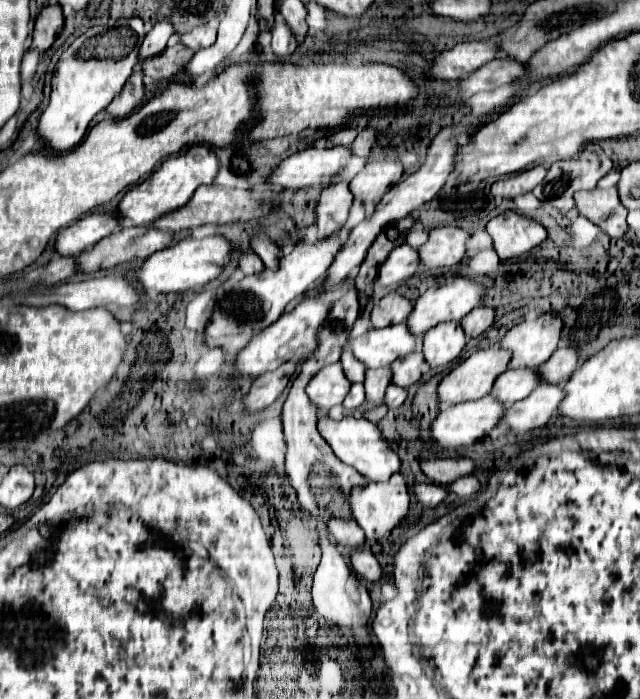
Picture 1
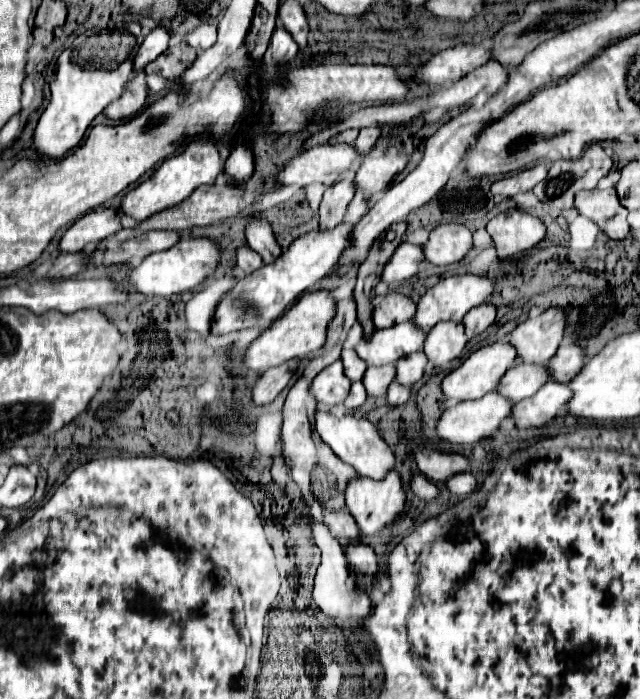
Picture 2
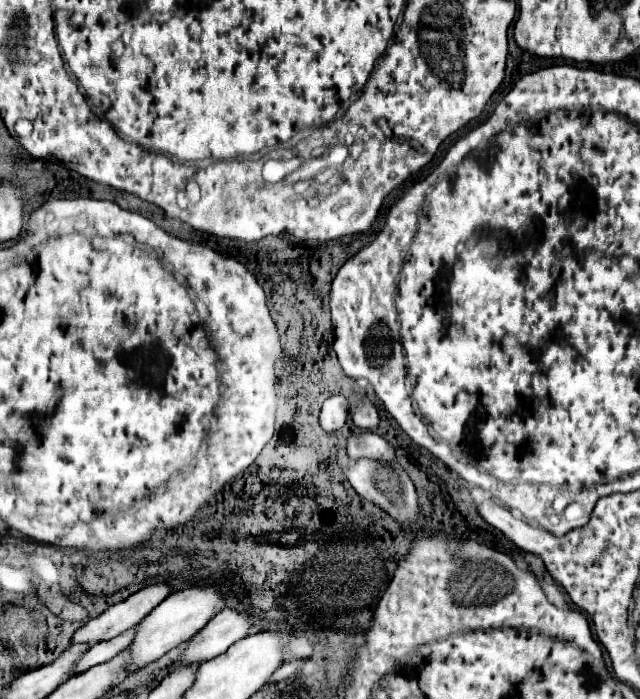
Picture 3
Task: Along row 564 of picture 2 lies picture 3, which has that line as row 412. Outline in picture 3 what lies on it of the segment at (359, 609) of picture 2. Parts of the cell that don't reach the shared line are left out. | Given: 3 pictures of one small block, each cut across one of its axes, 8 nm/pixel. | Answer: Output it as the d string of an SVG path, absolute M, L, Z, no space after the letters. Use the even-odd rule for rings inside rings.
M340 394L330 396L328 400L324 400L322 410L320 410L320 426L322 426L322 430L328 432L328 434L340 430L348 420L348 406L350 406L350 402Z

